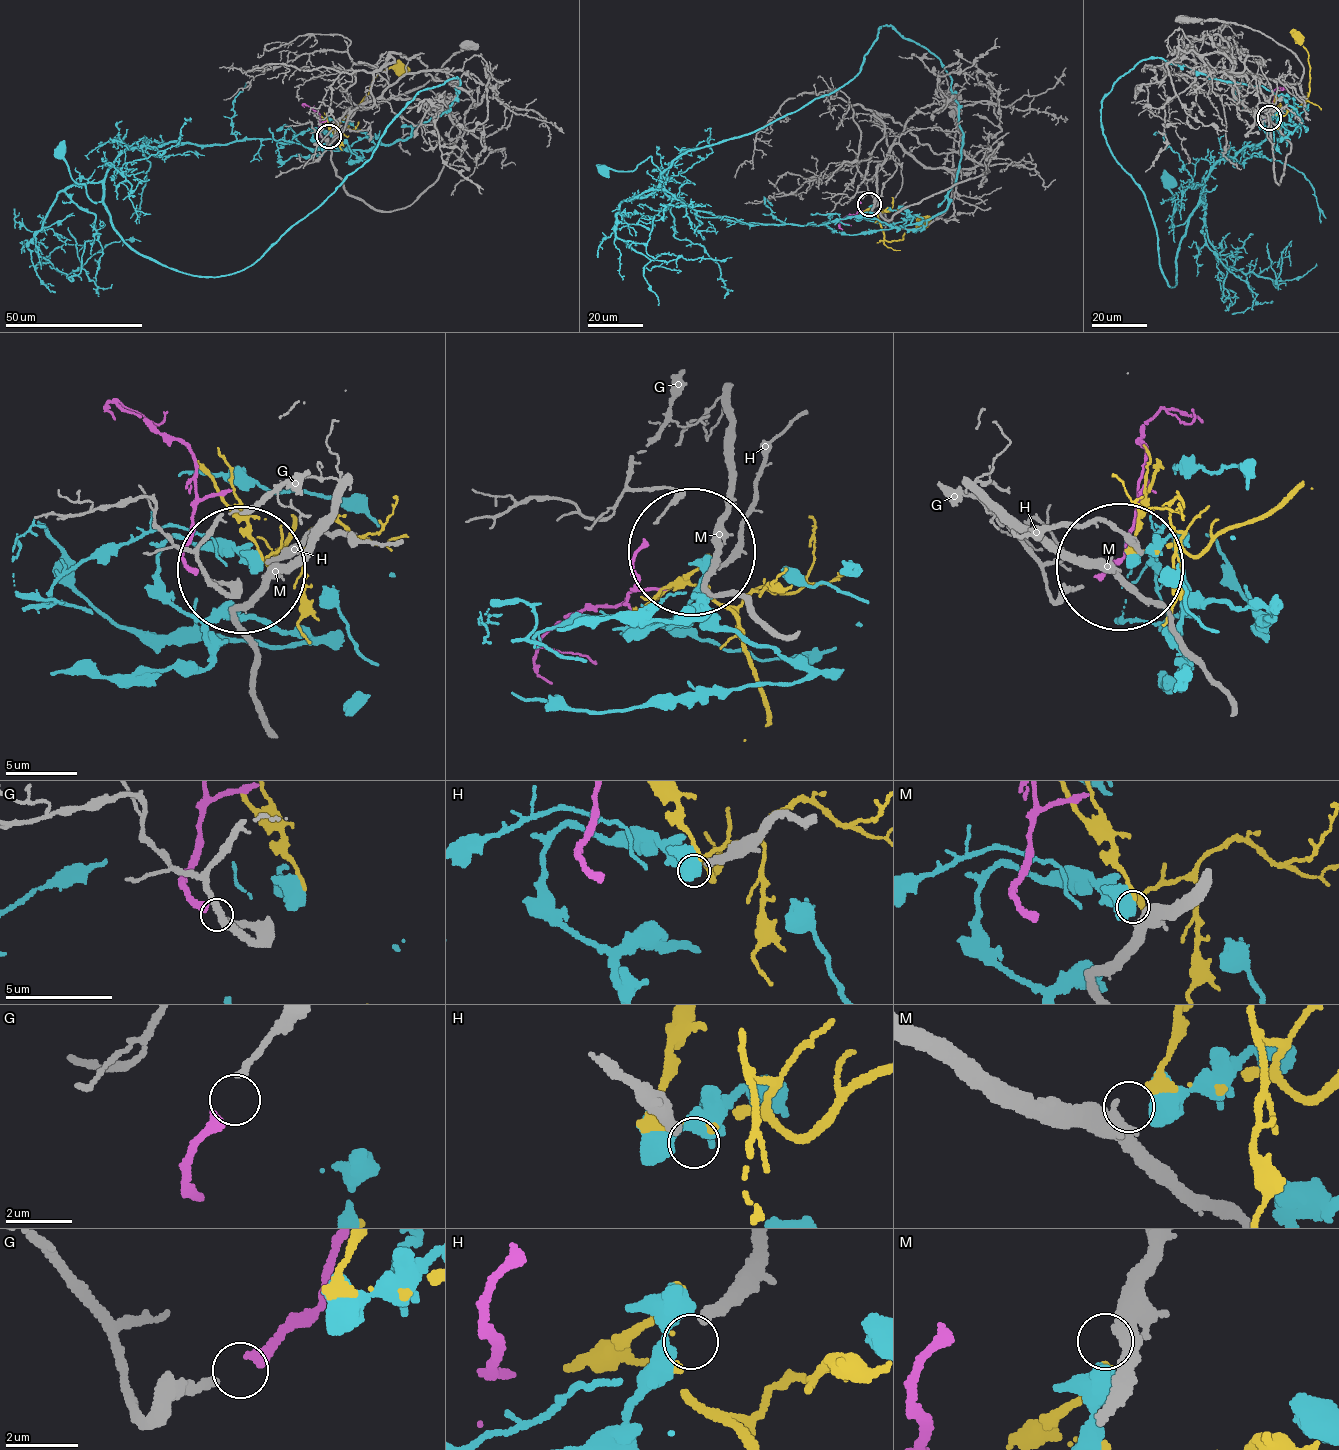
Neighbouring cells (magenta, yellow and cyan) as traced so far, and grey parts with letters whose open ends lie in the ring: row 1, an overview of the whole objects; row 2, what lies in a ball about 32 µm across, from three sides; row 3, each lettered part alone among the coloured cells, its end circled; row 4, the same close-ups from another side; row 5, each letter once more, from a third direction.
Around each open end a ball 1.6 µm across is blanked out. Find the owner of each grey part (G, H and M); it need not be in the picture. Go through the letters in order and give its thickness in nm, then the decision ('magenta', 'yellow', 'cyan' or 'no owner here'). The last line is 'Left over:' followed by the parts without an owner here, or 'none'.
G: 240 nm thick; magenta
H: 320 nm thick; no owner here
M: 460 nm thick; yellow
Left over: H

